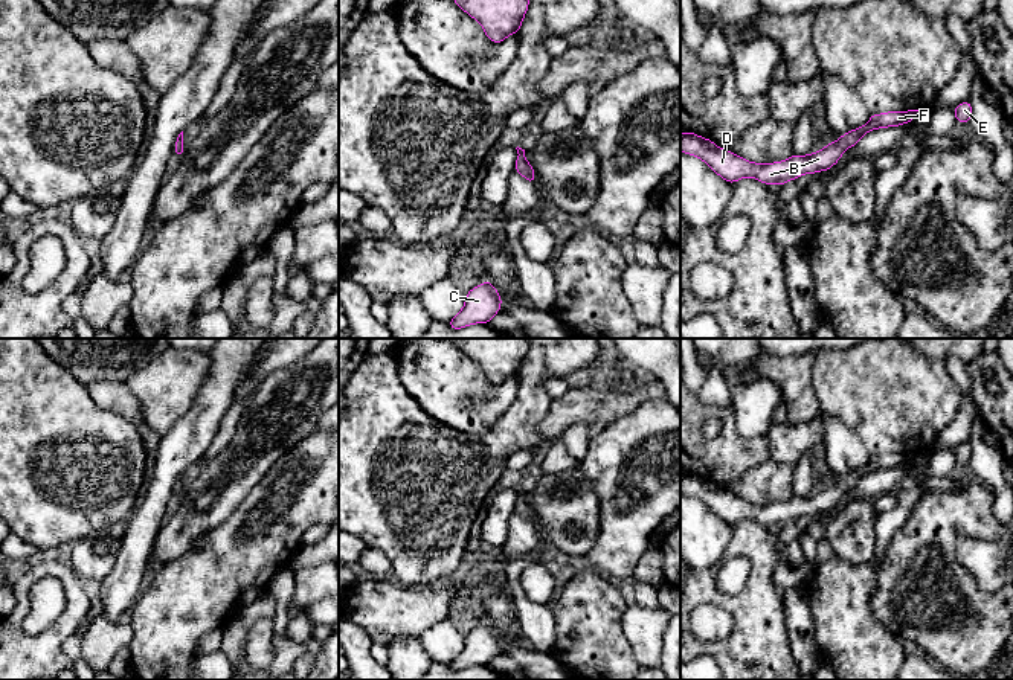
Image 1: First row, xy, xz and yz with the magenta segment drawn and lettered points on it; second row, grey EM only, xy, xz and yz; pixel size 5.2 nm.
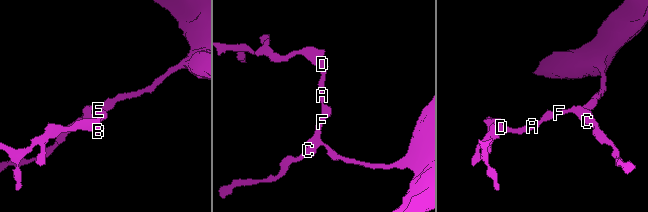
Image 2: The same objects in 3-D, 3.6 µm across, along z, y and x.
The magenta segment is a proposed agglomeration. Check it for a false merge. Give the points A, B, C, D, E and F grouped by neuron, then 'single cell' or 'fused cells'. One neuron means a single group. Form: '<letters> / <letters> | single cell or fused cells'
A B C D E F | single cell

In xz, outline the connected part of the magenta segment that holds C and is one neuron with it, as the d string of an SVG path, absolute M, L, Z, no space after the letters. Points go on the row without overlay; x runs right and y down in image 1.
M487 621L470 631L464 650L449 663L452 671L461 671L473 665L488 665L500 651L502 640Z

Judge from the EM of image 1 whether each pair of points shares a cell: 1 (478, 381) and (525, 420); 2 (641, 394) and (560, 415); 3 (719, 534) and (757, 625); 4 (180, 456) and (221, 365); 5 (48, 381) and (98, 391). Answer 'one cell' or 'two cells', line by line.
1: two cells
2: one cell
3: two cells
4: one cell
5: two cells

